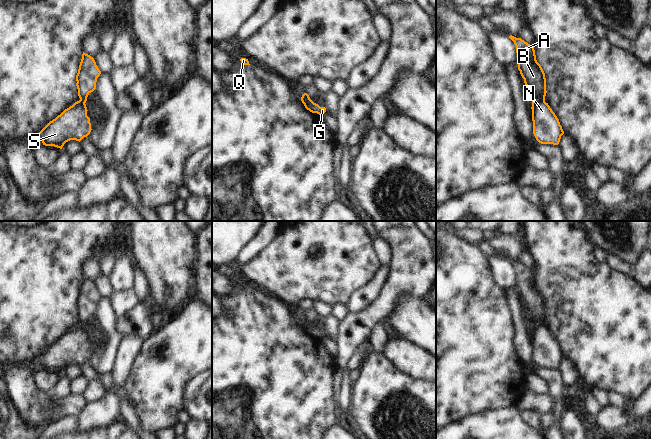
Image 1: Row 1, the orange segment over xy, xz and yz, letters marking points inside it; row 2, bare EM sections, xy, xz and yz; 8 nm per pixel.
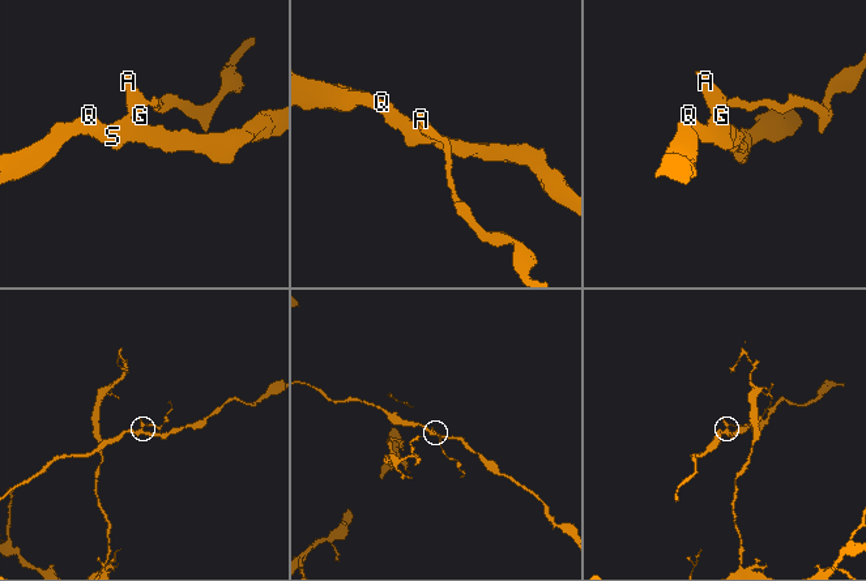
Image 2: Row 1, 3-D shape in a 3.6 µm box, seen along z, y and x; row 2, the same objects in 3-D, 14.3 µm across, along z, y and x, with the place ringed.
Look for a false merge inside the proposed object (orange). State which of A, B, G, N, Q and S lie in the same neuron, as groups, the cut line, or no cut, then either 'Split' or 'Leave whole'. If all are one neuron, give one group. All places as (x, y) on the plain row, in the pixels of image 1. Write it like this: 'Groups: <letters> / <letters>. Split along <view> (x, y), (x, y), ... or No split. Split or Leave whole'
Groups: A B G / N Q S. Split along yz (544, 325), (532, 326). Split

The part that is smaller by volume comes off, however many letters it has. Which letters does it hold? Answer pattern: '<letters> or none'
A, B, G

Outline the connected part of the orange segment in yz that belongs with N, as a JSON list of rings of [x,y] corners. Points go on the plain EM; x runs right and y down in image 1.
[[[533,325],[531,333],[533,358],[536,364],[541,368],[558,369],[564,355],[548,327]]]

